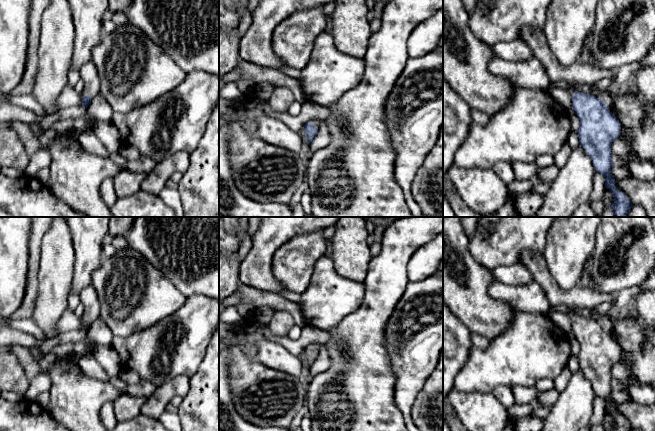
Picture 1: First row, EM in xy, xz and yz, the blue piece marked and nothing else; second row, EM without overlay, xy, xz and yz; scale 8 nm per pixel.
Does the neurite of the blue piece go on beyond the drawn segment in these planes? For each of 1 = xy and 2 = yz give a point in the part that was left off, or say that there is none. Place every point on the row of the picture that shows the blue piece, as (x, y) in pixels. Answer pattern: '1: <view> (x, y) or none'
1: xy (88, 73)
2: yz (576, 73)

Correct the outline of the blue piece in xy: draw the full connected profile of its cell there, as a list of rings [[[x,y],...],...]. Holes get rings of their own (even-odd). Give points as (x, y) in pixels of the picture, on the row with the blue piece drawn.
[[[92,61],[81,66],[80,78],[84,82],[83,104],[81,106],[87,108],[92,98],[100,93],[100,80],[96,66]]]

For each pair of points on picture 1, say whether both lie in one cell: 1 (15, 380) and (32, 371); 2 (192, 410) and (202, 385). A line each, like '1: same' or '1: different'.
1: different
2: same

